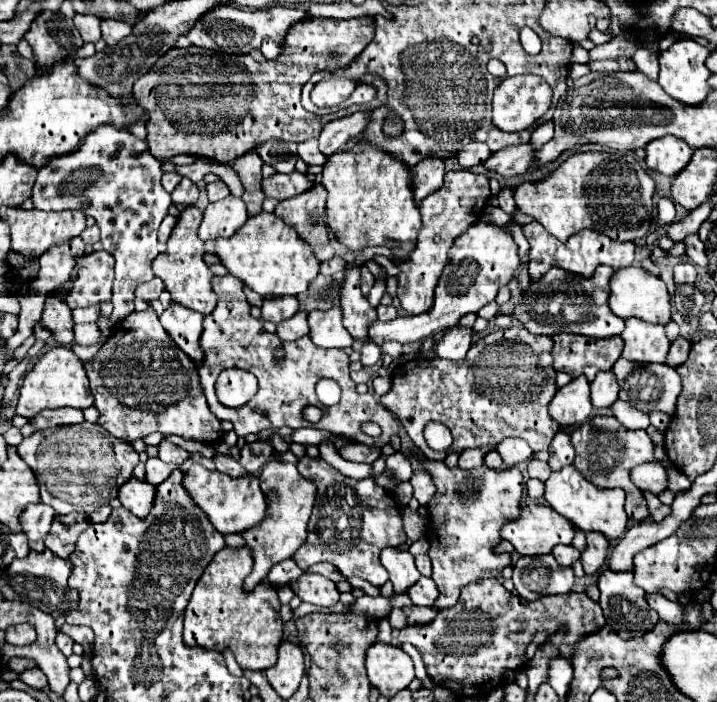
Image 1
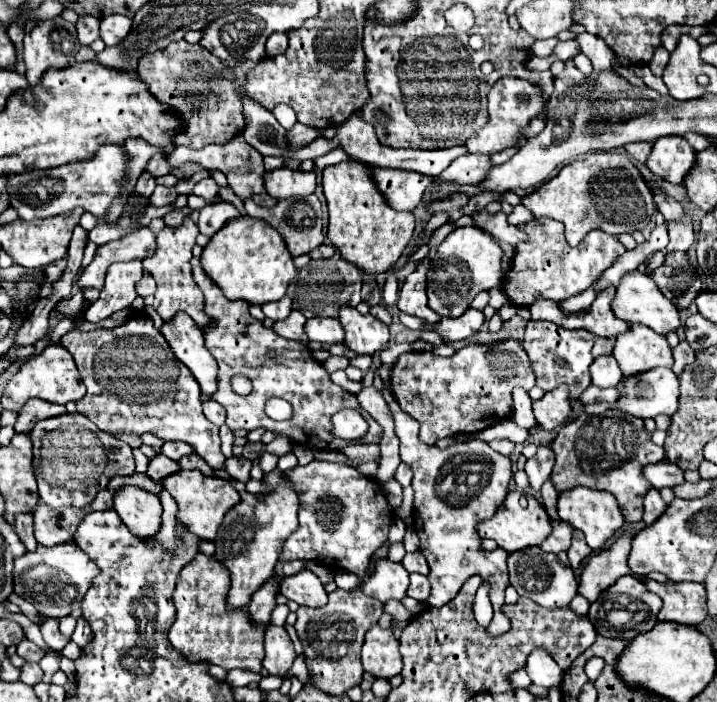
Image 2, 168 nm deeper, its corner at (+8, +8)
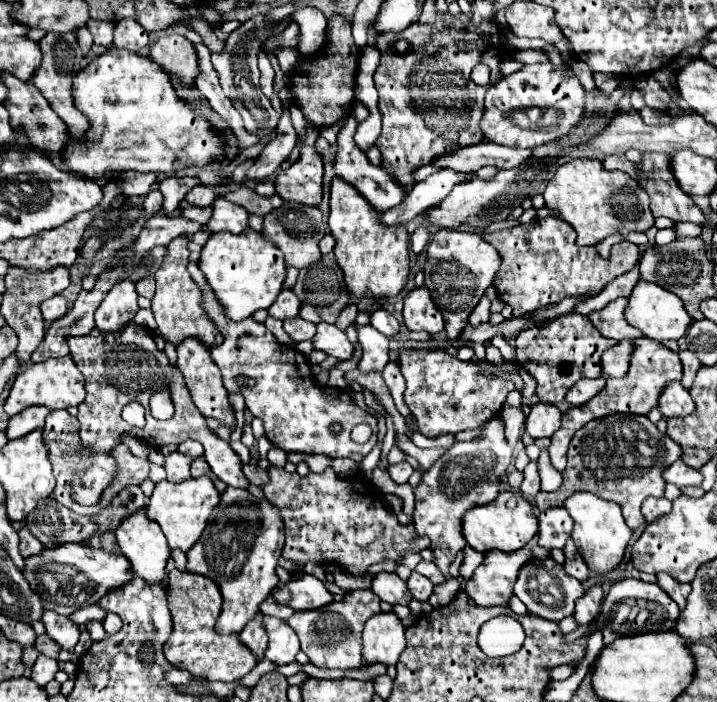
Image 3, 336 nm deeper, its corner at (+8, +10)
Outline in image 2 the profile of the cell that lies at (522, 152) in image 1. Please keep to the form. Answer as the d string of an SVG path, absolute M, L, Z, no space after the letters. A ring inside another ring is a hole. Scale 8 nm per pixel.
M467 154L453 160L439 176L435 176L439 184L479 184L489 172L491 162L487 154Z

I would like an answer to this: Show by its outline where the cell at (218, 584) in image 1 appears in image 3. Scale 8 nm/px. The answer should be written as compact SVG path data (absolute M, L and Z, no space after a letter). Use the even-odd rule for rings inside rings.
M167 566L167 600L173 616L173 632L163 646L165 658L181 670L193 676L205 676L207 680L233 682L247 676L257 666L257 656L239 640L237 634L219 634L215 620L221 614L221 590L219 586L195 572L181 572L175 566Z

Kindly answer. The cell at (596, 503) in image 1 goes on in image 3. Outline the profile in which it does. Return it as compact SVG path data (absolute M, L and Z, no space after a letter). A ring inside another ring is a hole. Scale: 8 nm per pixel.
M575 492L565 500L563 506L571 514L571 518L575 520L575 528L573 528L571 538L577 546L577 550L581 552L581 556L585 558L585 562L589 564L589 568L599 570L599 572L607 572L607 570L615 568L623 560L627 542L633 534L621 516L619 504L603 500L591 492Z

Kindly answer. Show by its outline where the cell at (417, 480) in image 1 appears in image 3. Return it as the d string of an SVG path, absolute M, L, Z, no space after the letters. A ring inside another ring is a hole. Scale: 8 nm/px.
M401 462L401 464L389 466L389 470L387 470L387 472L391 474L391 478L393 478L397 484L405 484L405 482L407 482L407 478L411 476L413 468L411 468L411 464L409 464L409 462Z

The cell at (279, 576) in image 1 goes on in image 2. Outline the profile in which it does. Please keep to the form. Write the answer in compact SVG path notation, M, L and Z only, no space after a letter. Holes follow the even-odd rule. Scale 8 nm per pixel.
M275 574L263 588L259 588L255 594L253 594L253 600L251 604L247 606L249 610L249 618L259 624L259 626L267 626L269 620L271 620L271 612L275 608L275 594L279 590L279 574Z

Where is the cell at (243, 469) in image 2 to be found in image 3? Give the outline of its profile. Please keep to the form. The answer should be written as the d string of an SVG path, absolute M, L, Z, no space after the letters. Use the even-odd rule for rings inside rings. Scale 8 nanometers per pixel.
M243 464L243 474L247 476L247 480L255 486L261 486L267 482L267 472L259 466L253 466L253 464Z

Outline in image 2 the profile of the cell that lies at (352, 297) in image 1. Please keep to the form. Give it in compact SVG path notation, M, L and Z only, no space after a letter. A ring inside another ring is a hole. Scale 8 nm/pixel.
M343 306L339 310L339 322L345 330L345 346L355 354L373 356L389 342L389 328L373 316L359 314L355 308Z

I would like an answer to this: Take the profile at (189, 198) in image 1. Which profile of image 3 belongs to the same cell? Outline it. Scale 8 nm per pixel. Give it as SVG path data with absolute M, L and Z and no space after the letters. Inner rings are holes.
M151 190L143 202L143 210L147 214L155 214L161 212L161 204L163 204L163 194L159 190Z

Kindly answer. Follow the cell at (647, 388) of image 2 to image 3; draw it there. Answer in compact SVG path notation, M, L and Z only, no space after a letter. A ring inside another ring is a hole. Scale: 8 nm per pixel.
M673 380L663 388L663 392L657 400L657 408L667 418L671 418L671 416L685 418L695 410L695 402L691 400L689 392L677 380Z

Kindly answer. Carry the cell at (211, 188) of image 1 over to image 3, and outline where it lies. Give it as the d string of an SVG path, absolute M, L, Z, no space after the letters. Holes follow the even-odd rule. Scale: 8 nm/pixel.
M197 184L195 188L191 188L189 194L185 196L185 200L187 200L189 204L193 204L193 206L209 206L209 204L213 204L215 198L217 198L217 196L215 196L213 188L203 186L203 184Z

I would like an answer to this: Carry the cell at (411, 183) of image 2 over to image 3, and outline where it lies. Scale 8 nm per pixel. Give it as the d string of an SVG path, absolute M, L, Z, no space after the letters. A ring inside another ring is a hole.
M353 114L345 118L345 124L343 124L341 132L337 134L337 156L335 156L335 162L333 162L333 170L335 170L337 176L351 180L355 184L355 188L359 188L359 192L363 192L363 196L367 196L367 200L371 200L371 204L375 204L375 208L379 208L379 212L385 212L405 198L405 188L399 182L395 182L395 178L389 176L383 168L369 164L365 152L361 152L357 148L357 144L353 142L353 134L355 134L357 124L359 122Z

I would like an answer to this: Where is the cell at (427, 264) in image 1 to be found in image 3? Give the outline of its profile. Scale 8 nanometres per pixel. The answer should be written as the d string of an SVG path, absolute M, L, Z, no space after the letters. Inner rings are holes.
M425 286L413 288L405 296L405 308L403 308L403 320L409 330L423 330L429 334L441 334L445 324L441 312L431 302L429 290Z

